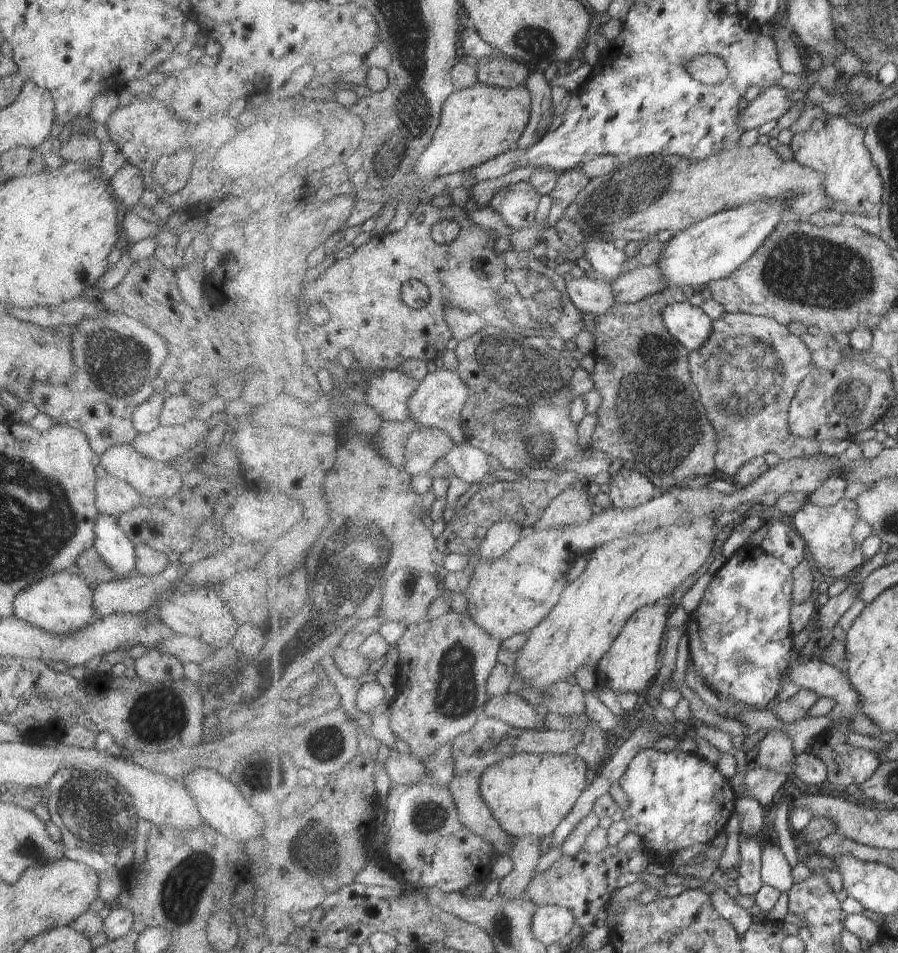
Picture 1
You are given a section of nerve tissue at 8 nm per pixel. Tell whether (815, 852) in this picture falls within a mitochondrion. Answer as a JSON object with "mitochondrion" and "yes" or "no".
{"mitochondrion":"no"}

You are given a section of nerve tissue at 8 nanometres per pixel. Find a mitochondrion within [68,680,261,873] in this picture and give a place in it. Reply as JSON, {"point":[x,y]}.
{"point":[154,713]}

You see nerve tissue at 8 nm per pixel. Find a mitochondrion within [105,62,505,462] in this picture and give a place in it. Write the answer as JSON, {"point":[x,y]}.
{"point":[414,114]}

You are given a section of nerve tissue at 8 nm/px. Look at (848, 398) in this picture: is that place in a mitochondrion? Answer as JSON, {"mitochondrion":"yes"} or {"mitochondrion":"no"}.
{"mitochondrion":"yes"}

